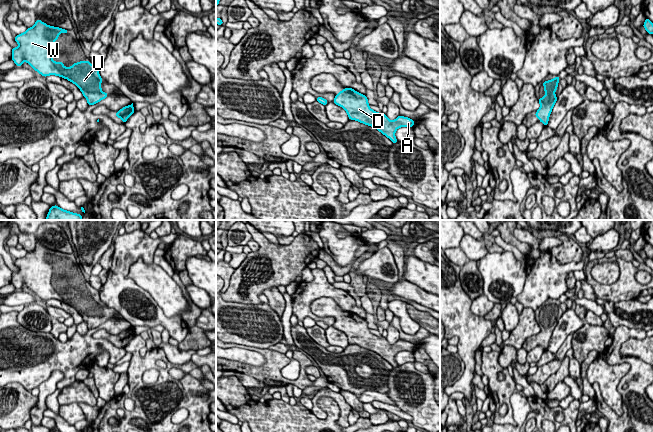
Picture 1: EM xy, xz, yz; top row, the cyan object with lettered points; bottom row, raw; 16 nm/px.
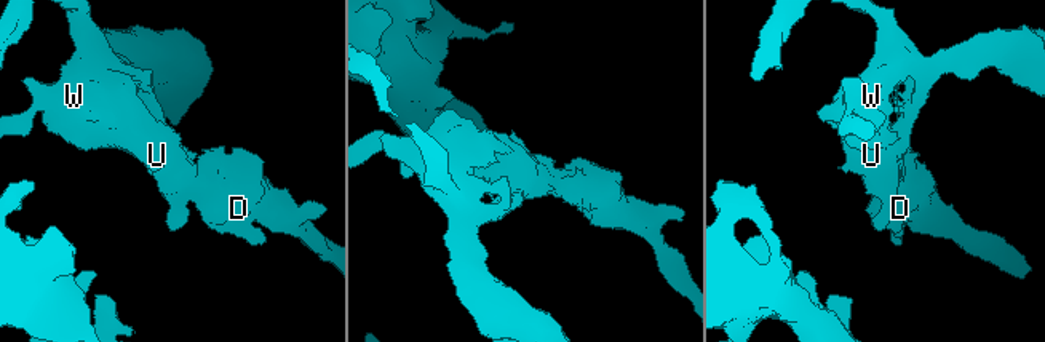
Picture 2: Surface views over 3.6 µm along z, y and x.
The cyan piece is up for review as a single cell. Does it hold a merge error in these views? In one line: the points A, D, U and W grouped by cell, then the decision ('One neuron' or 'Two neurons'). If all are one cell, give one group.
Groups: A D U W. One neuron

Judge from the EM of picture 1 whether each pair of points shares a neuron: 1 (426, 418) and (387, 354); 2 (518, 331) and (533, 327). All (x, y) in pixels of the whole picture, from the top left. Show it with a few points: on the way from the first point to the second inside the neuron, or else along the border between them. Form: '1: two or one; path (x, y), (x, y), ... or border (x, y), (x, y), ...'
1: two; border (398, 365), (394, 368)
2: one; path (522, 331), (529, 327)

